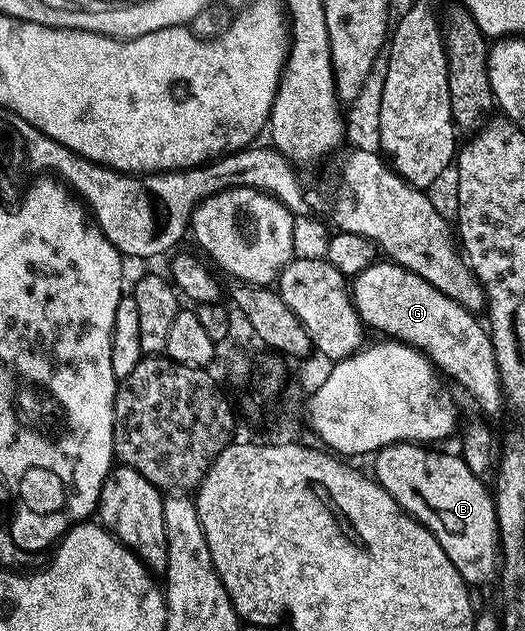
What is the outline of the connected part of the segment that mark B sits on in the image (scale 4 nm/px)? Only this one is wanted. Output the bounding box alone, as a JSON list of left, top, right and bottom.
[373,442,501,588]

